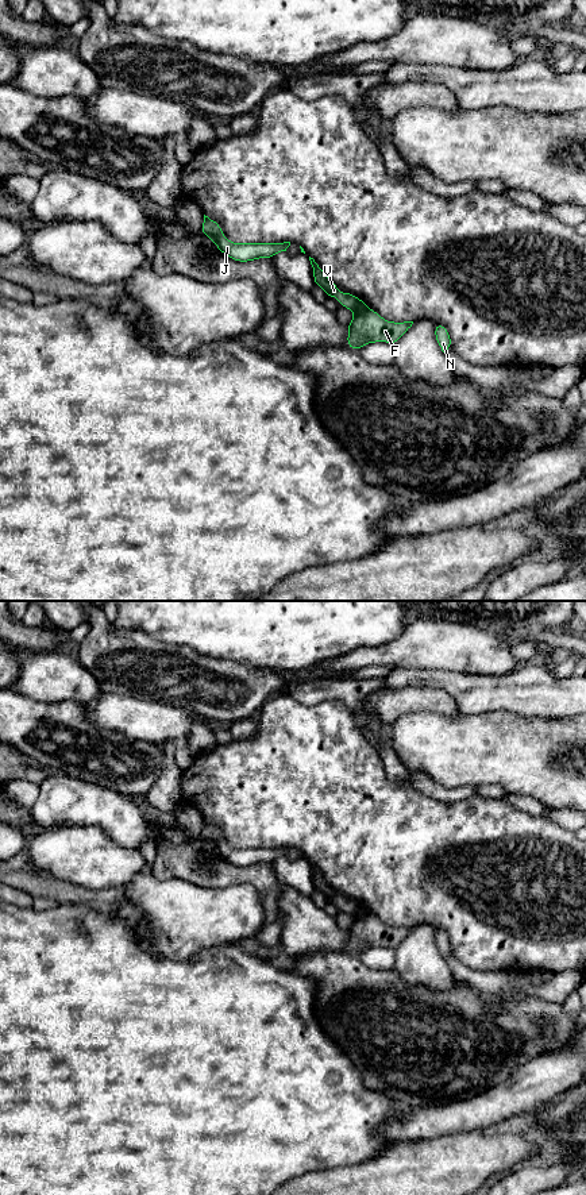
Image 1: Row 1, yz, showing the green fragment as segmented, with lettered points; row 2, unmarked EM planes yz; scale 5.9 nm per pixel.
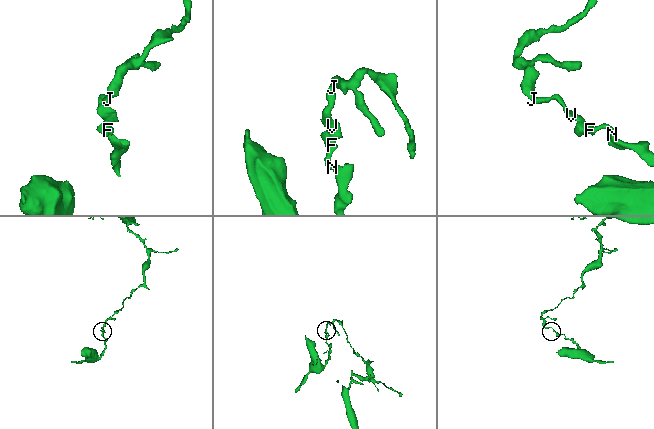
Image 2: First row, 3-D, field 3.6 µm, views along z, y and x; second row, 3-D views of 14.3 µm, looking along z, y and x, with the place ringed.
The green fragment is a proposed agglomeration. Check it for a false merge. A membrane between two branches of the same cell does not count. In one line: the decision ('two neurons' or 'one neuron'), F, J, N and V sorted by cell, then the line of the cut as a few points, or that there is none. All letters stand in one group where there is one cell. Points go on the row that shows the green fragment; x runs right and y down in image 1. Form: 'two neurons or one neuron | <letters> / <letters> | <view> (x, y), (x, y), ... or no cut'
two neurons | F N / J V | yz (366, 307), (355, 311)

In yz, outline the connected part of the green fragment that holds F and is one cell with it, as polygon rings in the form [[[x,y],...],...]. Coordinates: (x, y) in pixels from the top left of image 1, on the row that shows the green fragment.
[[[369,308],[356,309],[354,319],[347,325],[347,346],[352,350],[361,350],[363,344],[373,342],[396,344],[412,324],[413,321],[386,321],[375,311]]]

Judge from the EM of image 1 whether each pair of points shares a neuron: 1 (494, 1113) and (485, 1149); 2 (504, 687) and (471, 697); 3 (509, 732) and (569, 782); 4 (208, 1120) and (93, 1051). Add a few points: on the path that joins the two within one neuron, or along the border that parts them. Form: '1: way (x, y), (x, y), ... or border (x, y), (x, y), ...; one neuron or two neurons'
1: border (485, 1129), (454, 1133); two neurons
2: way (496, 693), (480, 693); one neuron
3: way (524, 747), (554, 770); one neuron
4: way (180, 1097), (139, 1097), (122, 1079); one neuron

